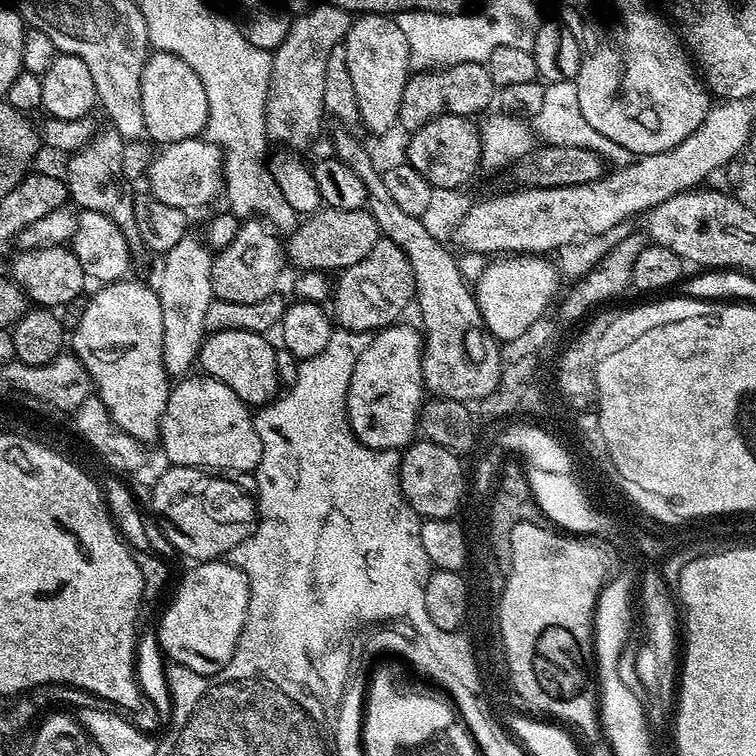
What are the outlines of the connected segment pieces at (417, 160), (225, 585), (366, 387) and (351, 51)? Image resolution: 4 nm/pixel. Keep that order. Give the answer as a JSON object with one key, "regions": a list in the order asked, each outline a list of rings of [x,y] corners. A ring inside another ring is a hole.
{"regions":[[[[446,114],[434,118],[430,122],[426,122],[426,126],[415,129],[408,138],[408,154],[407,164],[414,170],[418,170],[418,174],[422,174],[422,178],[426,178],[426,182],[435,188],[453,188],[463,189],[464,183],[475,174],[481,171],[482,161],[480,159],[480,130],[469,117],[455,116],[454,114]]],[[[223,559],[197,563],[184,576],[184,581],[176,588],[176,597],[168,604],[164,617],[160,620],[158,637],[163,655],[171,663],[180,664],[186,670],[194,670],[194,674],[213,676],[218,674],[230,662],[234,650],[238,646],[238,638],[242,634],[242,626],[246,622],[248,603],[250,602],[250,586],[242,569]]],[[[405,322],[389,324],[381,328],[369,339],[368,344],[362,350],[362,354],[356,360],[354,374],[350,378],[348,387],[348,424],[352,427],[352,433],[363,444],[371,448],[395,448],[403,450],[413,443],[418,432],[420,408],[426,399],[424,387],[424,342],[421,333],[411,328]]],[[[363,13],[353,19],[342,43],[361,123],[371,133],[382,134],[395,127],[399,119],[398,106],[410,75],[406,34],[399,29],[396,20],[385,13]]]]}

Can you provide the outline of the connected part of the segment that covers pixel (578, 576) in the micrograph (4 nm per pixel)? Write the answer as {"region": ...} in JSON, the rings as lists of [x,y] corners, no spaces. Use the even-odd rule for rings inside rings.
{"region":[[[544,524],[514,526],[509,542],[512,559],[500,598],[498,619],[504,653],[511,657],[516,684],[524,696],[532,700],[537,713],[545,712],[540,714],[568,726],[573,724],[588,738],[599,737],[602,725],[598,719],[598,691],[594,679],[593,616],[599,592],[606,583],[604,556],[594,545],[587,544],[592,543],[587,539],[553,530]]]}

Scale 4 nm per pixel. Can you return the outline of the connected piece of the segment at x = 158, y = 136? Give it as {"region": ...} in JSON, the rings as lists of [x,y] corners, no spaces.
{"region":[[[153,51],[140,75],[142,82],[142,118],[144,131],[157,140],[157,145],[167,146],[179,140],[199,137],[207,122],[206,93],[198,74],[173,52]]]}

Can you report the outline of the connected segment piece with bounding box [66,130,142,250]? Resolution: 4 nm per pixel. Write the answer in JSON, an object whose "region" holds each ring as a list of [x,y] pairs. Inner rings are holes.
{"region":[[[97,131],[86,147],[67,157],[66,183],[71,199],[77,200],[81,209],[106,214],[106,218],[110,218],[110,222],[114,222],[114,226],[122,230],[129,249],[136,250],[142,243],[136,221],[136,196],[128,189],[129,181],[124,178],[122,172],[122,152],[125,143],[126,141],[114,131]]]}

